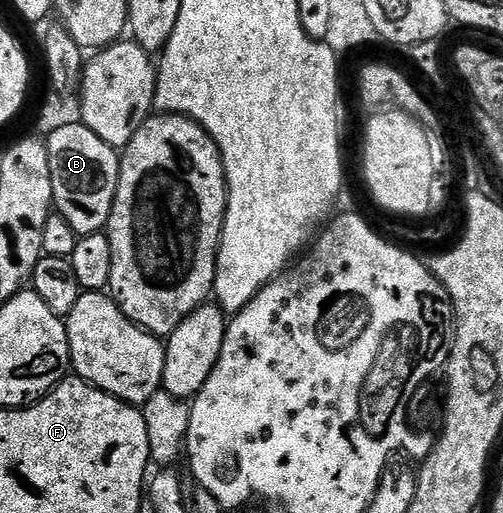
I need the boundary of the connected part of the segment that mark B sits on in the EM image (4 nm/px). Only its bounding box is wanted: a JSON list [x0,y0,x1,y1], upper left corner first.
[45,121,120,236]

